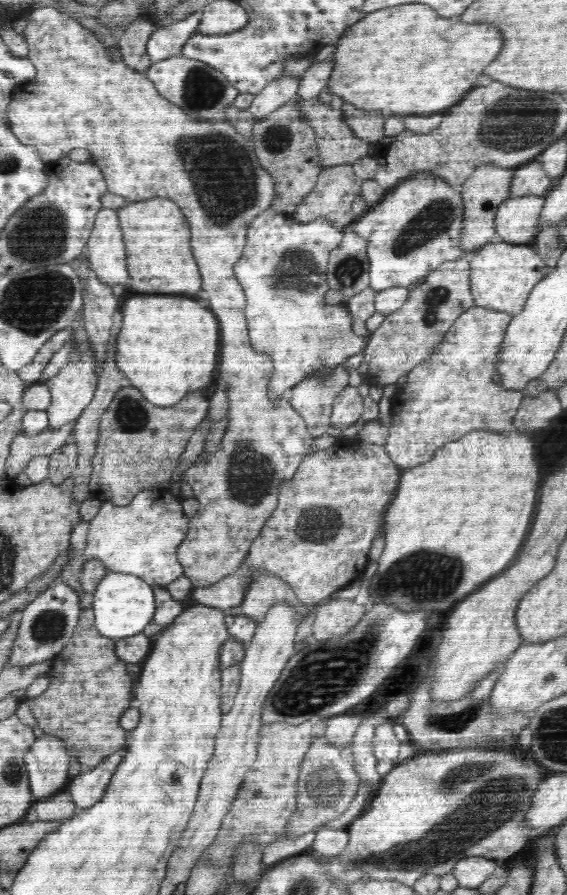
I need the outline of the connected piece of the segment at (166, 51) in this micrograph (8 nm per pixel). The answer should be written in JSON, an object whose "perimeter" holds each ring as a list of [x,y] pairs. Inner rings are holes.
{"perimeter":[[[202,11],[188,15],[180,21],[170,22],[158,28],[147,42],[148,58],[152,63],[161,62],[180,55],[186,41],[198,33]]]}

